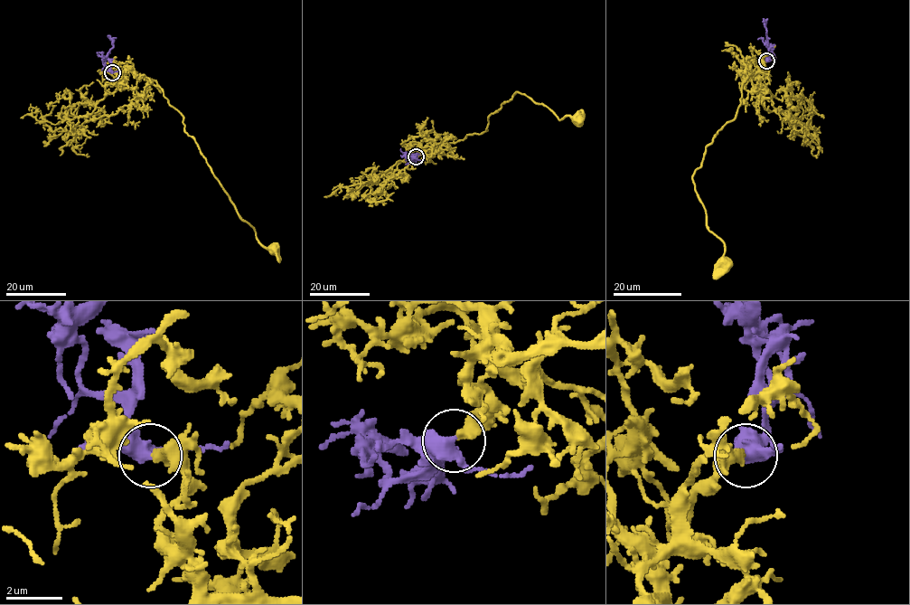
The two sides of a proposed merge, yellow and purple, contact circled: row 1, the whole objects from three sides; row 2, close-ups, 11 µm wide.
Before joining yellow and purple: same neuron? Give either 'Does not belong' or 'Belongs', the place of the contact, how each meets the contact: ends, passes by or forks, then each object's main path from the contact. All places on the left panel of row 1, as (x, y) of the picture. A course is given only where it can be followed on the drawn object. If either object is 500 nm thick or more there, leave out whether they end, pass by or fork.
Belongs. Place: (112, 72). At the ring yellow ends. At the ring purple passes by. Course of yellow: (112, 72), (117, 83), (143, 97), (148, 84), (159, 87), (239, 216), (262, 245), (275, 249). Course of purple: (112, 72), (105, 64), (104, 57), (113, 47), (112, 39), (107, 35)

